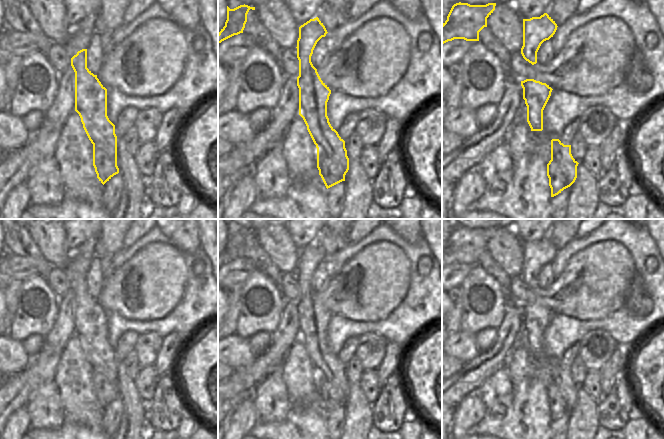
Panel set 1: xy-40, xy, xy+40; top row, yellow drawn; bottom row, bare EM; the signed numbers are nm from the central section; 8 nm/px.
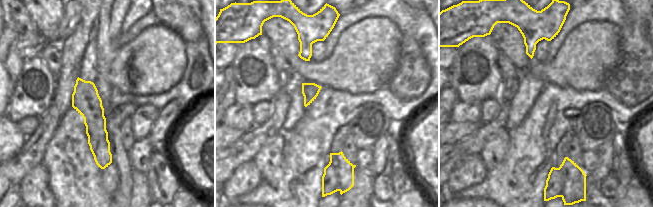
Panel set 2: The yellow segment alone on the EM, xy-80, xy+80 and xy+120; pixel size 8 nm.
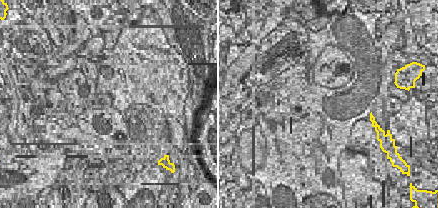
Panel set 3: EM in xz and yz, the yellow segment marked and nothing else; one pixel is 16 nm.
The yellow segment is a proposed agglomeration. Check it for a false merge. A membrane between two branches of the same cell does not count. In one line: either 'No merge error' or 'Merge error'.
Merge error.

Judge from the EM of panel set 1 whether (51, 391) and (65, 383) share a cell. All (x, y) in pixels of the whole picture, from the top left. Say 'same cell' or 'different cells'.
different cells

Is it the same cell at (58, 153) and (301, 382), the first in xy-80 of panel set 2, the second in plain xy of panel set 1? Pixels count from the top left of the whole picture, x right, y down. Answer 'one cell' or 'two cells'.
one cell

